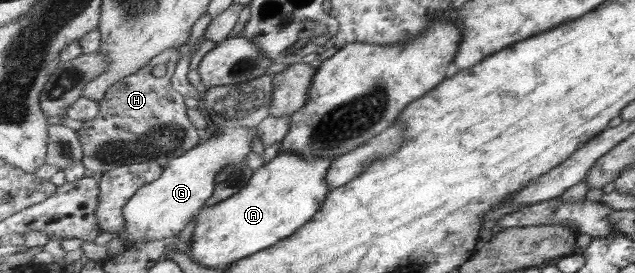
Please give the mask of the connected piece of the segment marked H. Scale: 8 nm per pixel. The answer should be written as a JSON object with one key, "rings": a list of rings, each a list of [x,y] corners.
{"rings":[[[173,51],[173,69],[165,77],[155,77],[153,66],[146,65],[133,75],[122,79],[108,89],[108,95],[99,102],[100,115],[83,122],[78,130],[87,169],[104,174],[113,168],[129,164],[171,163],[175,157],[193,149],[203,133],[189,119],[185,97],[172,84],[180,53]]]}

